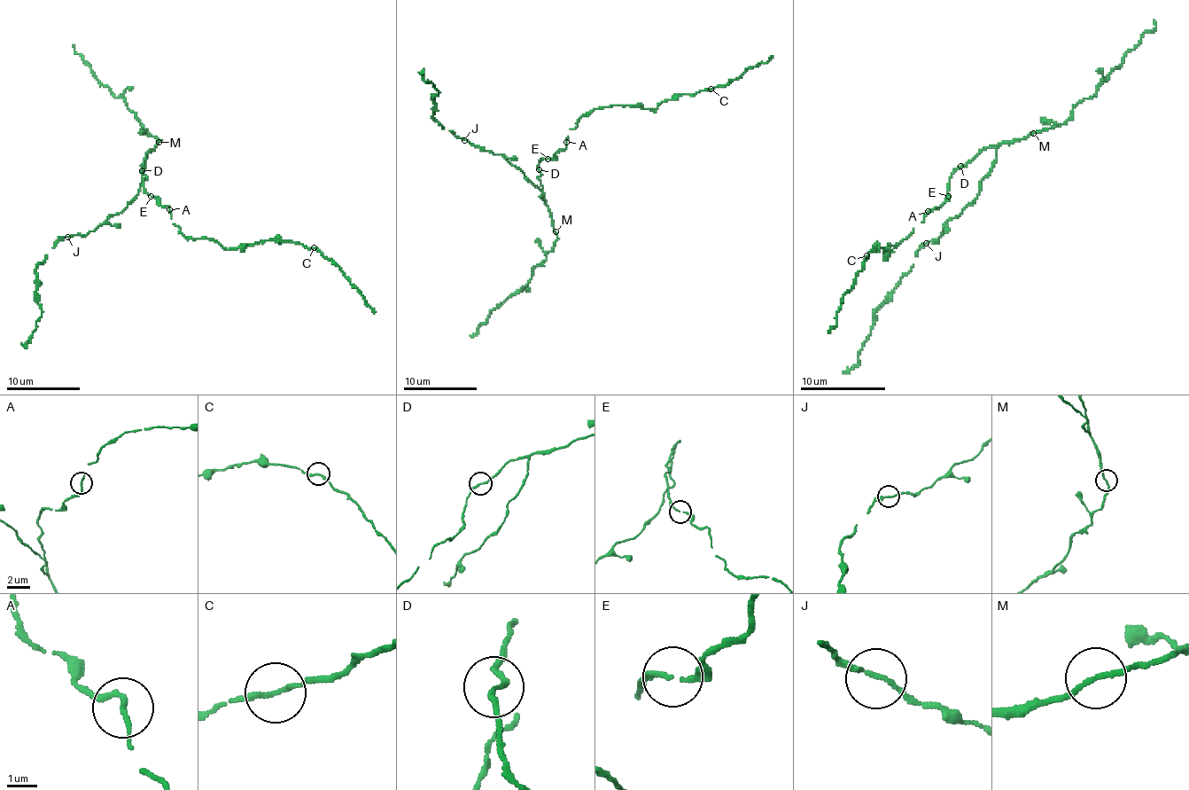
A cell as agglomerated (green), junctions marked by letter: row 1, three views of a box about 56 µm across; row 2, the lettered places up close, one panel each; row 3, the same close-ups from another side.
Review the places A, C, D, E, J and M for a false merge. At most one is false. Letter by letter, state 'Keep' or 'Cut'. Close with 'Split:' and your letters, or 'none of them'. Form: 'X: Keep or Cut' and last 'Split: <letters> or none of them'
A: Keep
C: Keep
D: Keep
E: Keep
J: Keep
M: Keep
Split: none of them

